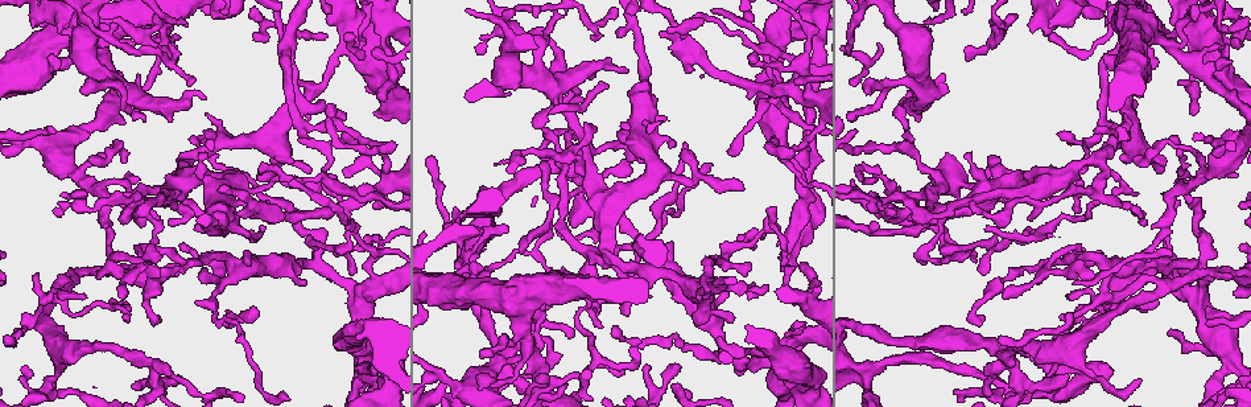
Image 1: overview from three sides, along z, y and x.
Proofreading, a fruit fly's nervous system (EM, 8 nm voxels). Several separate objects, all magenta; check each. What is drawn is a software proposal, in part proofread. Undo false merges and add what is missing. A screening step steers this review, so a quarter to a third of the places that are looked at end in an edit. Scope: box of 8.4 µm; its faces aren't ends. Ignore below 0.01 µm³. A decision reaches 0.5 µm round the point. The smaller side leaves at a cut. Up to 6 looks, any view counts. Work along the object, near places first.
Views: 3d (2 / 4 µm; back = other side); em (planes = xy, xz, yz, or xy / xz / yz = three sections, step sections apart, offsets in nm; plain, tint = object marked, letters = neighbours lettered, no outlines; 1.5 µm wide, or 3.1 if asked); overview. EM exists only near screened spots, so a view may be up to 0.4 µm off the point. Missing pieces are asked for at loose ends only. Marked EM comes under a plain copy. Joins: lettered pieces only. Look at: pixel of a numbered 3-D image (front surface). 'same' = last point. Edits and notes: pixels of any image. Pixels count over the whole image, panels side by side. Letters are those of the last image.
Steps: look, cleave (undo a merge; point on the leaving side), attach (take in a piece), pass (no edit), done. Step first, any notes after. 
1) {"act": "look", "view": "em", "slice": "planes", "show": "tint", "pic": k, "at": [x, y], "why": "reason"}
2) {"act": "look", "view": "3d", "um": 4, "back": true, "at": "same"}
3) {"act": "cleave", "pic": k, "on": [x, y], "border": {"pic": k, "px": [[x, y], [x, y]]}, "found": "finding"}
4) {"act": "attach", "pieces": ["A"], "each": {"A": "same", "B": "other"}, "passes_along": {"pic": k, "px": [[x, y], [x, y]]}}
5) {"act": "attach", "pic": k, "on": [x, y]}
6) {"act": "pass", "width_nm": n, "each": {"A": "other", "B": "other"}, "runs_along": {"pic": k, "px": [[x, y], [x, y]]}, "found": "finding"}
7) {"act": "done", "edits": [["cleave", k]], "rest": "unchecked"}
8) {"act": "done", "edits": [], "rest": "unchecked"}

{"act": "look", "view": "3d", "um": 2, "pic": 1, "at": [969, 60], "why": "branch stops here"}

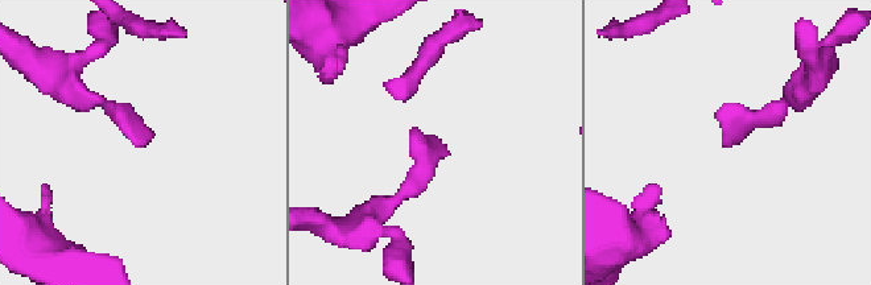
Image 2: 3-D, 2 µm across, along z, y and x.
{"act": "look", "view": "em", "slice": "planes", "show": "letters", "pic": 2, "at": [729, 146], "why": "need the tissue"}

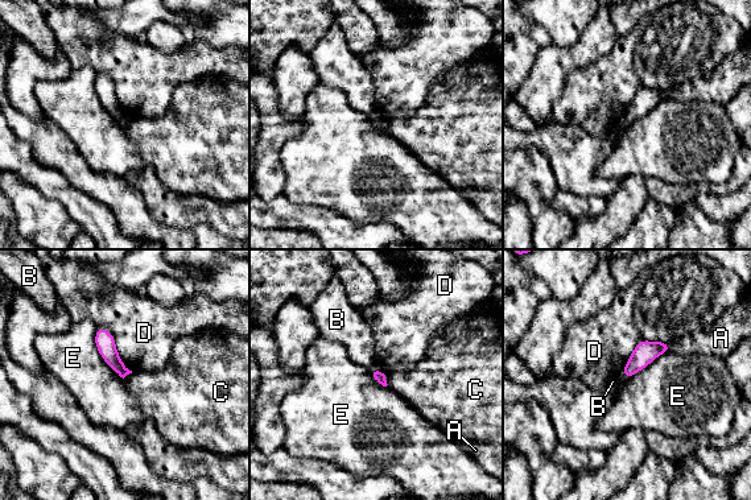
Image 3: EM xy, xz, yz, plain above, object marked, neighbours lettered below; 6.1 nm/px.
{"act": "pass", "each": {"A": "other", "B": "other", "C": "other", "D": "other", "E": "other"}, "found": "no lettered piece goes on from it"}

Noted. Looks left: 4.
{"act": "look", "view": "em", "slice": "planes", "show": "letters", "pic": 1, "at": [60, 217], "why": "an open end"}

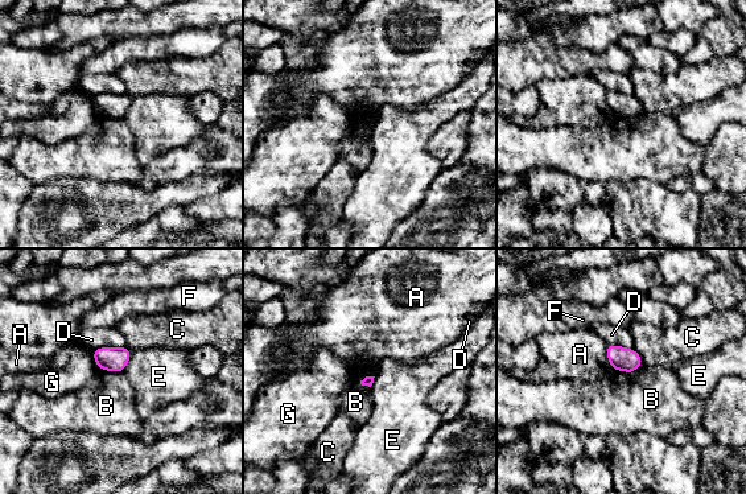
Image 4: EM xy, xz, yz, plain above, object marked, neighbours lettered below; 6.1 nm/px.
{"act": "pass", "each": {"A": "other", "B": "other", "C": "other", "D": "other", "E": "other", "F": "other", "G": "other"}, "border": {"pic": 4, "px": [[643, 365], [631, 373], [611, 370]]}, "found": "no lettered piece goes on from it"}

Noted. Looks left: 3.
{"act": "look", "view": "em", "slice": "planes", "show": "letters", "pic": 1, "at": [380, 376], "why": "closes a loop"}

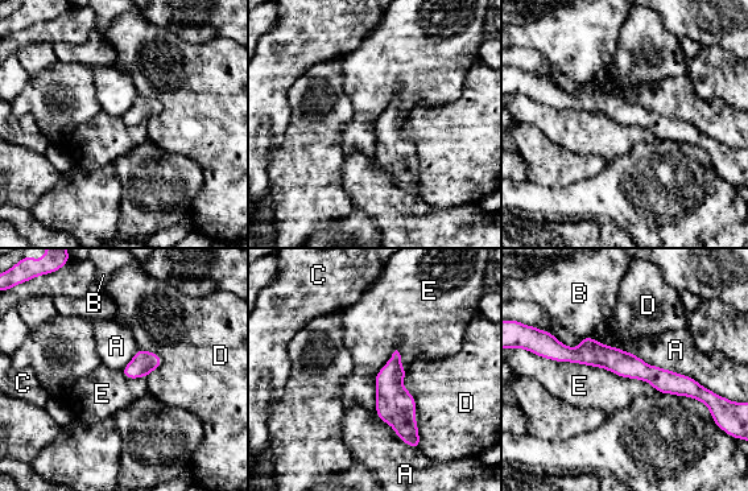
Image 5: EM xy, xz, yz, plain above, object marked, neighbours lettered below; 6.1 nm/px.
{"act": "pass", "each": {"A": "other", "B": "other", "C": "other", "D": "other", "E": "other"}, "runs_along": {"pic": 5, "px": [[553, 354], [603, 355], [703, 396]]}, "found": "all the same cell"}

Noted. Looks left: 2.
{"act": "done", "edits": [], "rest": "unchecked"}

